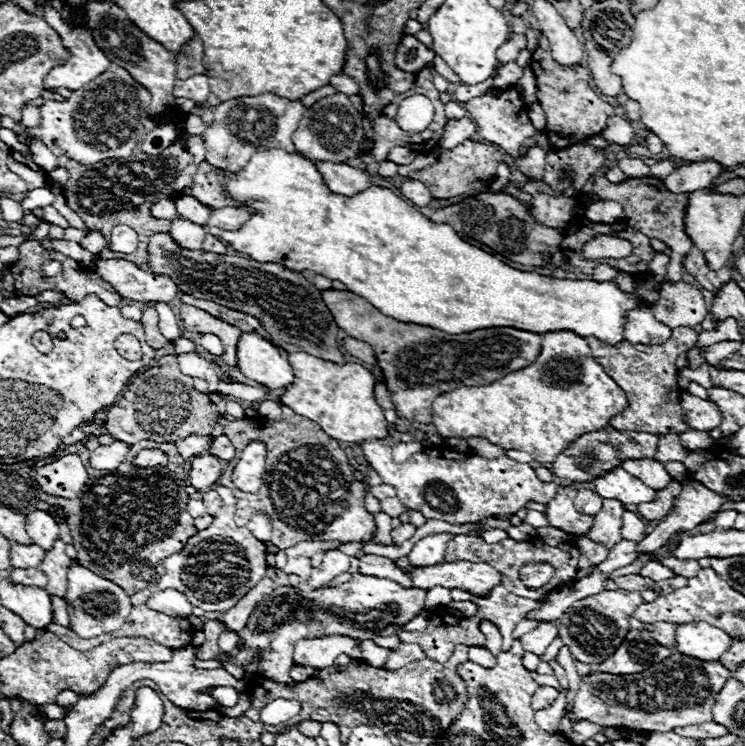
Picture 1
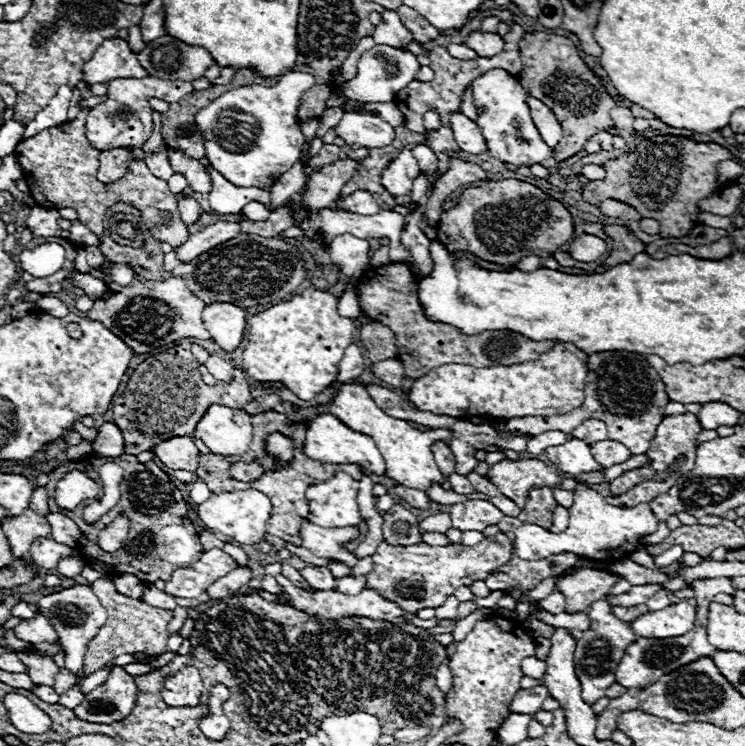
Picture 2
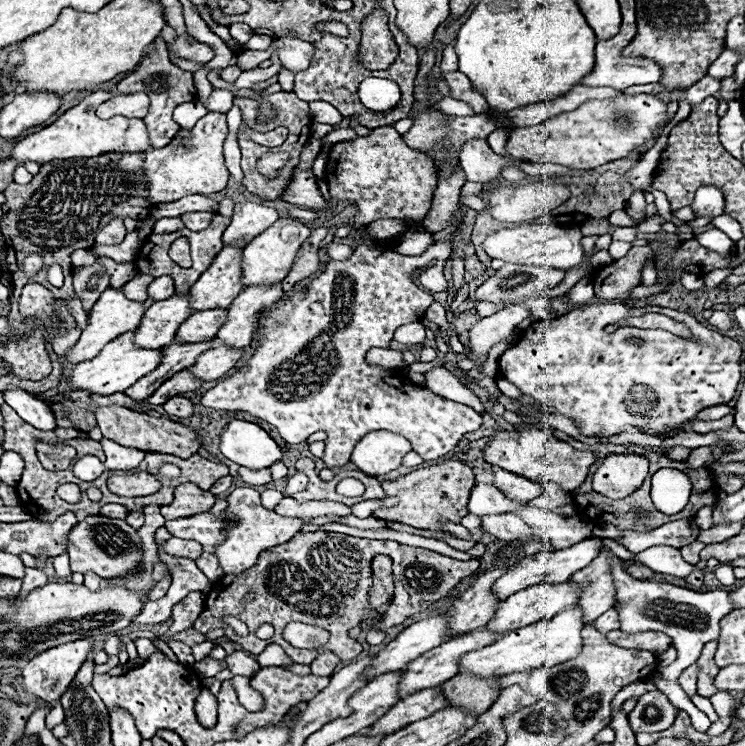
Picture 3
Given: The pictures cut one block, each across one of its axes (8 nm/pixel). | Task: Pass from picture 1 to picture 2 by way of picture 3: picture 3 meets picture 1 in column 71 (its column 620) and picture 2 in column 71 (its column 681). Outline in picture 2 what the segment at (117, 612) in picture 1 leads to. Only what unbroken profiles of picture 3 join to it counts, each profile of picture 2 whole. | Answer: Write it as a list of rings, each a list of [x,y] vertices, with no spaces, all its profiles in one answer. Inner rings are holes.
[[[76,584],[72,588],[66,588],[66,590],[60,590],[60,592],[42,596],[36,606],[38,606],[38,612],[44,618],[50,620],[50,624],[58,632],[62,644],[60,646],[54,646],[54,644],[38,644],[38,646],[34,646],[34,652],[42,654],[42,656],[52,656],[52,654],[56,654],[58,648],[64,648],[66,650],[66,670],[70,670],[70,674],[82,674],[86,644],[98,634],[98,630],[106,622],[106,610],[100,604],[98,596],[92,592],[90,586]],[[84,676],[74,684],[74,690],[68,690],[66,694],[60,694],[60,700],[58,700],[58,704],[62,704],[62,706],[66,706],[66,708],[74,708],[74,706],[78,706],[82,700],[84,700],[84,694],[82,694],[82,682],[84,682]]]

